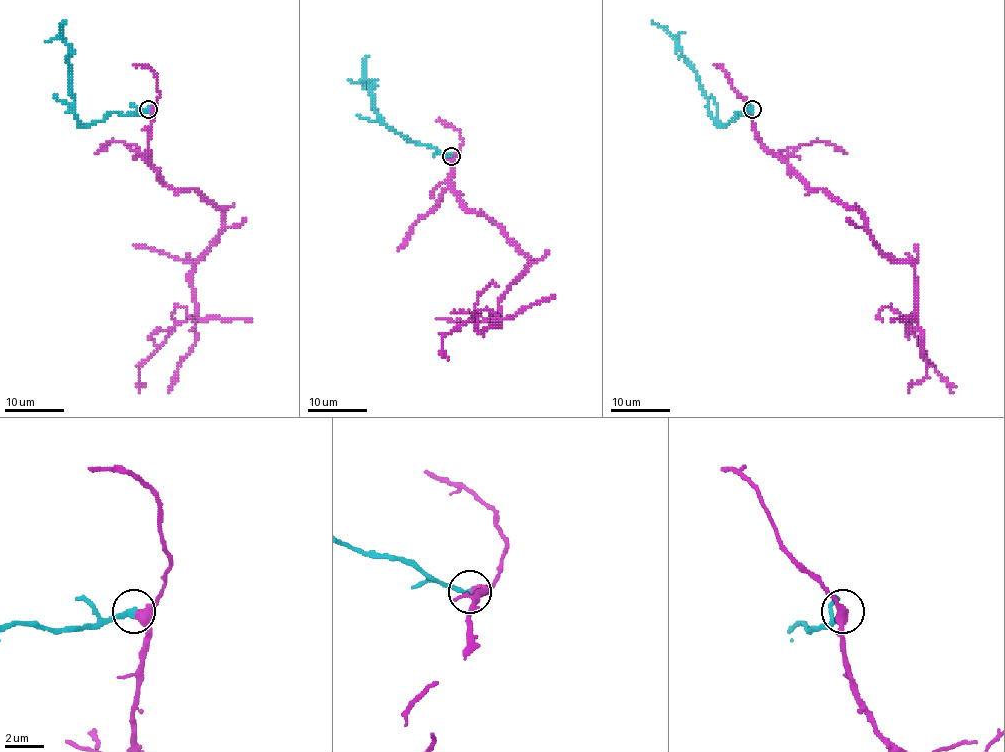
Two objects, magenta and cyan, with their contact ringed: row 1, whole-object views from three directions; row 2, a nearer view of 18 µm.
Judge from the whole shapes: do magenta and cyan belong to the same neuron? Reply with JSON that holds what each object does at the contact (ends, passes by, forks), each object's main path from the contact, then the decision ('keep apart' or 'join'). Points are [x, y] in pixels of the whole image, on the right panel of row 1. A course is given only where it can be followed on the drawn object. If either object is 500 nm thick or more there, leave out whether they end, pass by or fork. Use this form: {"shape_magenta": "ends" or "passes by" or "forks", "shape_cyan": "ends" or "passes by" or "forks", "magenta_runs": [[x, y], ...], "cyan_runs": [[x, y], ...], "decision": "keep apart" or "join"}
{"shape_magenta": "passes by", "shape_cyan": "ends", "magenta_runs": [[751, 108], [756, 138], [811, 189], [859, 212], [895, 260], [912, 263], [914, 312], [905, 322], [952, 393]], "cyan_runs": [[751, 108], [718, 124], [692, 65], [673, 37], [651, 21]], "decision": "join"}

